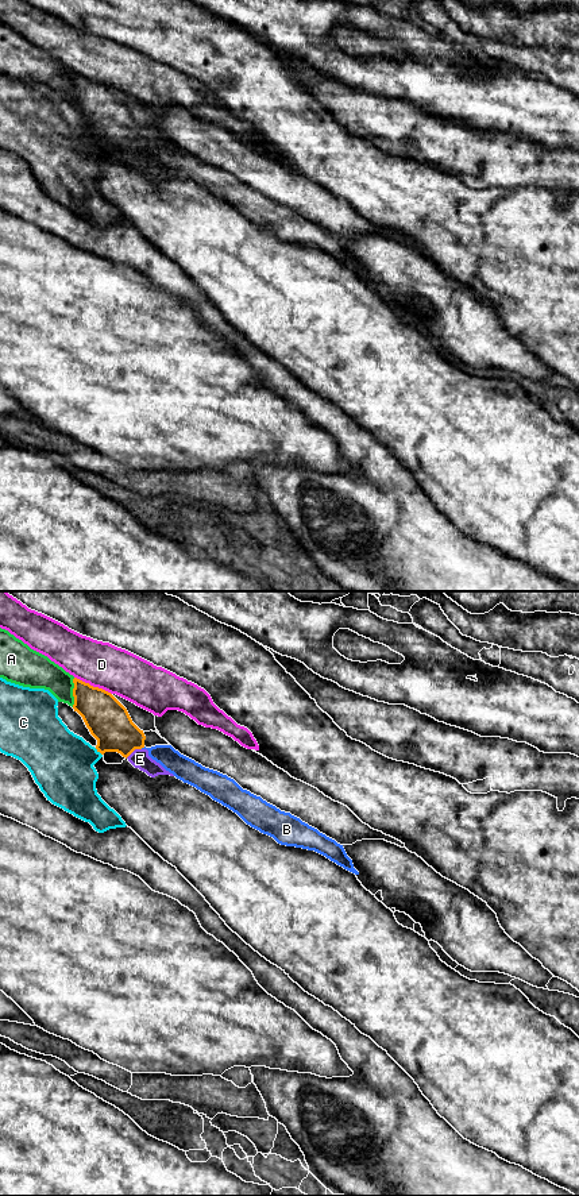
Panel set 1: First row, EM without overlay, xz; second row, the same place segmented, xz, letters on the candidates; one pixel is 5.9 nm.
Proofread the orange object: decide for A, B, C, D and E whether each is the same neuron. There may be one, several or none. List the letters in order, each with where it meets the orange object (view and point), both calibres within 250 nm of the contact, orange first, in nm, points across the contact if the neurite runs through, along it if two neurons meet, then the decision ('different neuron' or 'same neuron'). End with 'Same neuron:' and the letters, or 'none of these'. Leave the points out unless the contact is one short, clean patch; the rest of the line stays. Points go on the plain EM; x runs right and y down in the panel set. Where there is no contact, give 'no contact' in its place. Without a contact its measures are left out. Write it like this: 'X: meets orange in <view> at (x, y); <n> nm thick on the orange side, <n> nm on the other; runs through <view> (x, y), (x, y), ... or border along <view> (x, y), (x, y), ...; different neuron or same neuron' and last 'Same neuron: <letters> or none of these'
A: meets orange in xz at (73, 88); 240 nm thick on the orange side, 200 nm on the other; different neuron
B: meets orange in xz at (142, 142); 260 nm thick on the orange side, 140 nm on the other; different neuron
C: meets orange in xz at (99, 146); 260 nm thick on the orange side, 380 nm on the other; different neuron
D: meets orange in xz at (92, 81); 260 nm thick on the orange side, 280 nm on the other; different neuron
E: meets orange in xz at (132, 146); 260 nm thick on the orange side, 110 nm on the other; runs through xz (108, 116), (132, 146), (139, 154); same neuron
Same neuron: E

